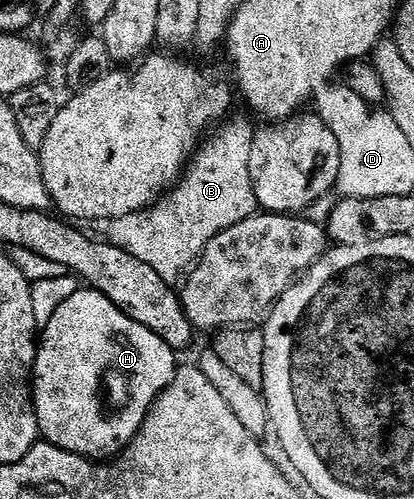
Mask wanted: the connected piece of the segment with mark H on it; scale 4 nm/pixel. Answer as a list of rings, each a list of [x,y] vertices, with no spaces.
[[[91,288],[70,292],[41,331],[32,375],[34,415],[45,441],[91,460],[110,460],[122,453],[144,424],[154,399],[174,378],[176,354],[158,335],[121,311],[106,295]]]

